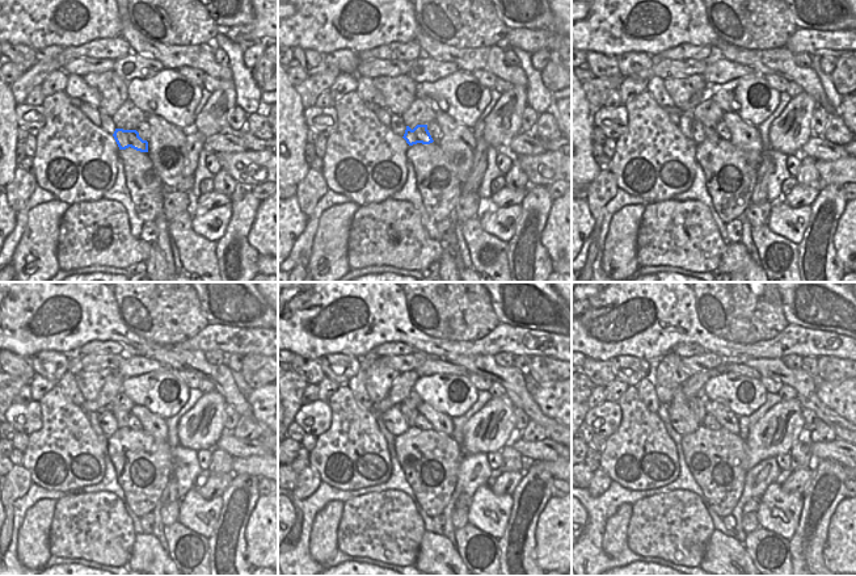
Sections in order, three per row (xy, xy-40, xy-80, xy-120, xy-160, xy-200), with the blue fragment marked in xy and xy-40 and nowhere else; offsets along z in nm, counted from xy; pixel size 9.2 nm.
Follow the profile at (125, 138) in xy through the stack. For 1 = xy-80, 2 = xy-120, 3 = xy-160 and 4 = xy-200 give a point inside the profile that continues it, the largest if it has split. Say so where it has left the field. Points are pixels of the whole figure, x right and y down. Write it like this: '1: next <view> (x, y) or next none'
1: next xy-80 (700, 131)
2: next xy-120 (110, 420)
3: next xy-160 (396, 420)
4: next xy-200 (686, 416)

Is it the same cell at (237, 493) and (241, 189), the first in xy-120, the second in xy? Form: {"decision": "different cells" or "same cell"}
{"decision": "different cells"}

